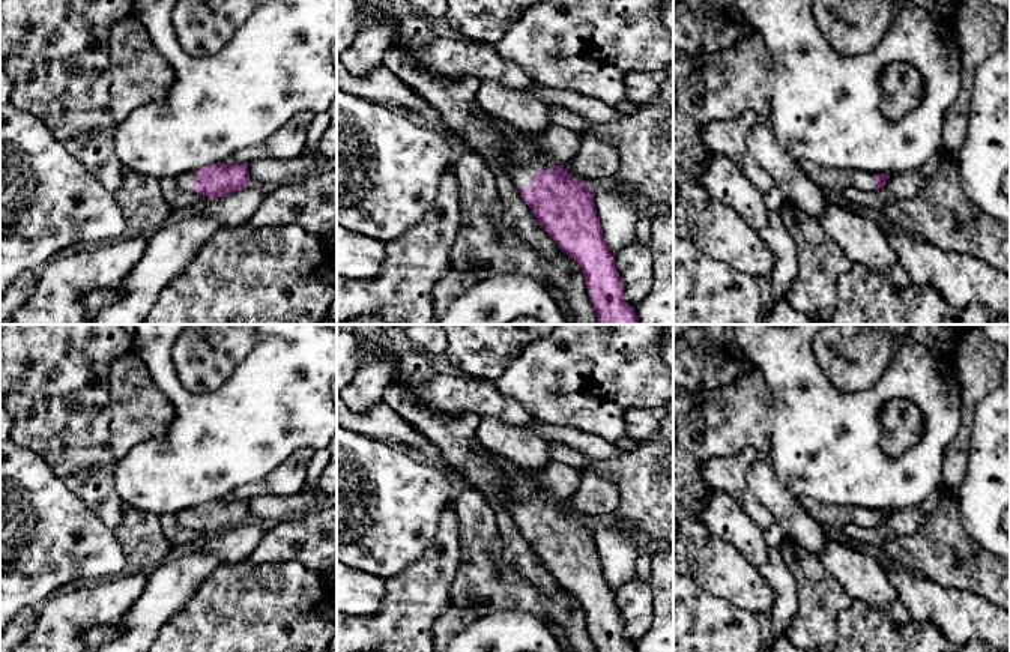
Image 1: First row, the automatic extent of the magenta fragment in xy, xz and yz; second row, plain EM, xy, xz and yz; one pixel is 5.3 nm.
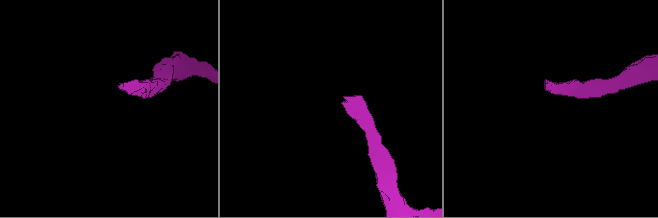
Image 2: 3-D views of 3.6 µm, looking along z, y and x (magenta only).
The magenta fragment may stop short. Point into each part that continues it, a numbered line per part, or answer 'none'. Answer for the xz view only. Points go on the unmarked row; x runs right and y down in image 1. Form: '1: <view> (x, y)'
1: xz (522, 484)

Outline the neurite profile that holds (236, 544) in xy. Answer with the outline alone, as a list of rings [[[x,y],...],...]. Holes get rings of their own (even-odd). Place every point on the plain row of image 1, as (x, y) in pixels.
[[[249,520],[239,527],[213,535],[200,551],[212,554],[219,563],[236,563],[252,554],[265,533],[262,523]]]

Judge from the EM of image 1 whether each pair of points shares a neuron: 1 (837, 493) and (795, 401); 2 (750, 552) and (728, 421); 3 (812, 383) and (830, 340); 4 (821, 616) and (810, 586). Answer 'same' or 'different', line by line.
1: same
2: different
3: different
4: same

